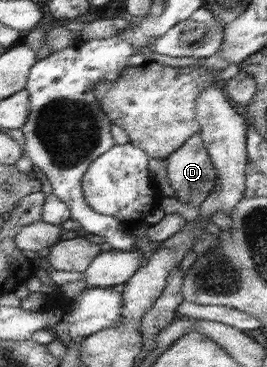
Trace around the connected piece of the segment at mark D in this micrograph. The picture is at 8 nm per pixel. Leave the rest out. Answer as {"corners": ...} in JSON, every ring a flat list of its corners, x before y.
{"corners":[[201,133,188,139,167,159,167,164,167,178,180,203,199,208,214,193,219,173]]}

